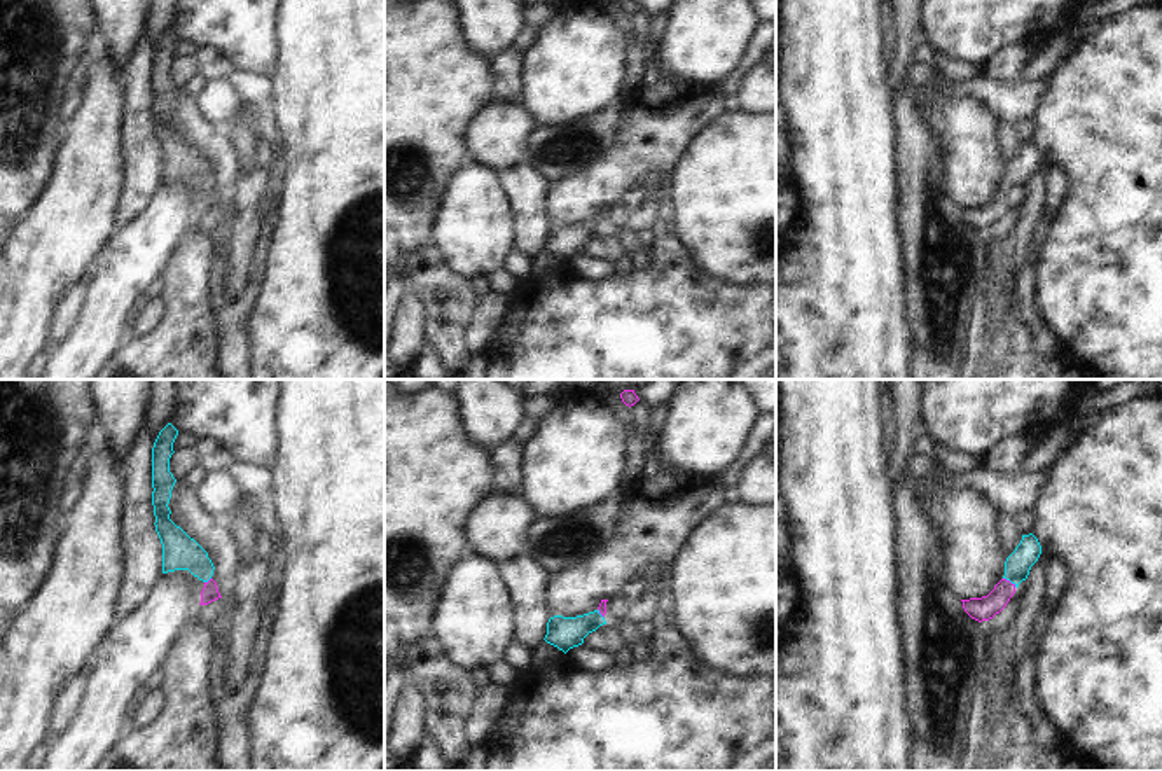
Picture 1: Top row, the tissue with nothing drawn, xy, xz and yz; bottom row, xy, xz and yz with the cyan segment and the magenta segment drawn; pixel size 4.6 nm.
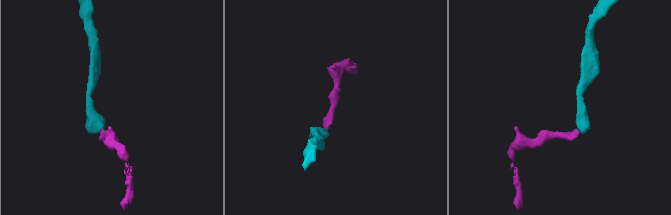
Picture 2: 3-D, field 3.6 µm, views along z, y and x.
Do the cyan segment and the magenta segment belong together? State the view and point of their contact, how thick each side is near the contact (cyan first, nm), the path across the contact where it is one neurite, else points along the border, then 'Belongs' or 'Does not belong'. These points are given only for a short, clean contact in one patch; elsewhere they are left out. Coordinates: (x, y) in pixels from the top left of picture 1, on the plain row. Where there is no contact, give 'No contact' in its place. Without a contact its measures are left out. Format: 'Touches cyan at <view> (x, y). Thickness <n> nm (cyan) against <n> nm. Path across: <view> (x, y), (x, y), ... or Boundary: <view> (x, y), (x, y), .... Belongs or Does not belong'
Touches cyan at yz (1010, 189). Thickness 120 nm (cyan) against 110 nm. Path across: yz (1017, 173), (1010, 189), (981, 217). Belongs.

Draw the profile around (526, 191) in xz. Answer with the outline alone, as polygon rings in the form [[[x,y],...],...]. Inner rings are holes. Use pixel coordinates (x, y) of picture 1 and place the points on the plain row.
[[[524,164],[495,171],[501,184],[514,219],[514,248],[535,255],[547,243],[550,222],[547,219],[545,198],[550,182]]]

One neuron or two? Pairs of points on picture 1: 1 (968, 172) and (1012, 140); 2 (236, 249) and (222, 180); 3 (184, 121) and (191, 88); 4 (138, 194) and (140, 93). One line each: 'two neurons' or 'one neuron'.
1: two neurons
2: two neurons
3: two neurons
4: one neuron

